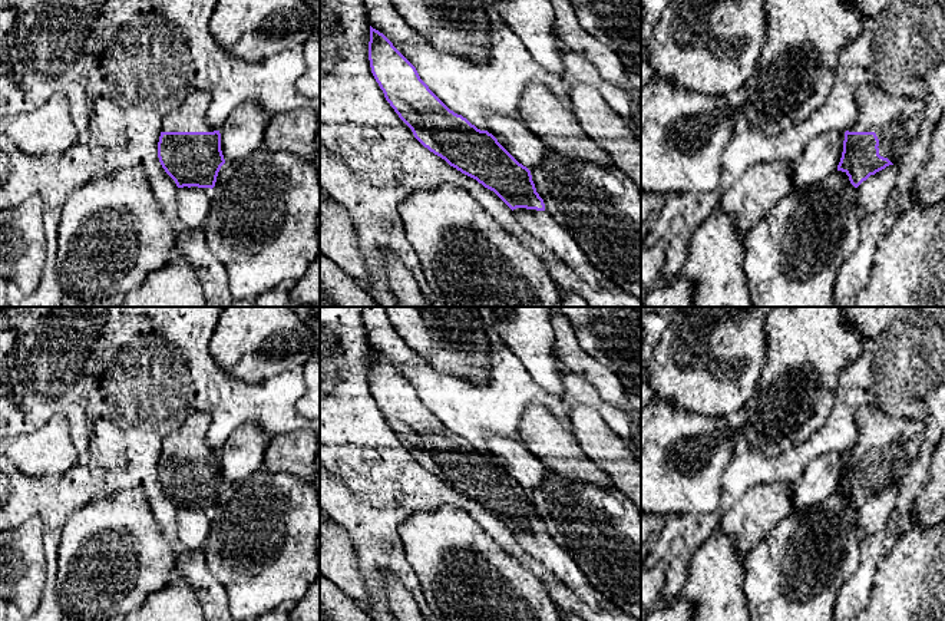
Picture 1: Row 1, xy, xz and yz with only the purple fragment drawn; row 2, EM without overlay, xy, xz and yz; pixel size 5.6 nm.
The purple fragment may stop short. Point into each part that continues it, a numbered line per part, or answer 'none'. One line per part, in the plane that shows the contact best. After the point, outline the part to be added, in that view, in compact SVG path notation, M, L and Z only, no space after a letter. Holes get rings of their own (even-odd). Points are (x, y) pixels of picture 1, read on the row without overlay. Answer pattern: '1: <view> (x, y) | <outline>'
1: yz (895, 441) | M876 406L859 407L855 422L858 440L849 453L875 453L879 460L879 476L895 485L916 460L923 423L891 416Z

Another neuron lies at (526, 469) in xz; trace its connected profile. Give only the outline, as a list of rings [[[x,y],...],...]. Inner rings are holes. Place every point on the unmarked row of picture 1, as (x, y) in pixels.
[[[488,435],[486,452],[529,492],[543,486],[546,468],[521,440],[506,439],[502,435]]]

